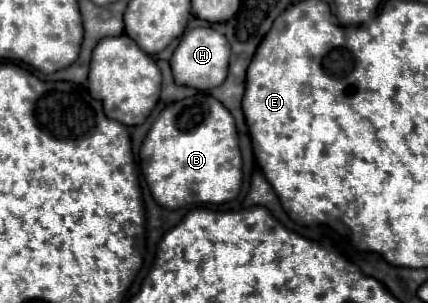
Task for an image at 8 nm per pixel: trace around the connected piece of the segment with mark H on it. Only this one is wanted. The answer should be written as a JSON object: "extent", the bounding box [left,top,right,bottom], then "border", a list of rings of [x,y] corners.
{"extent":[170,26,230,90],"border":[[[200,26],[182,36],[178,48],[172,54],[170,66],[172,66],[176,84],[192,86],[198,90],[208,90],[224,82],[228,74],[228,58],[230,58],[230,44],[226,42],[226,36],[214,30],[212,26]]]}

